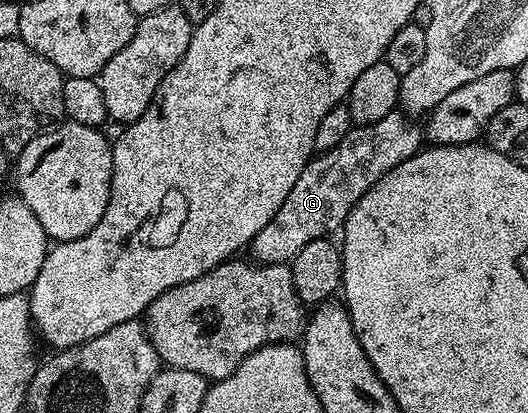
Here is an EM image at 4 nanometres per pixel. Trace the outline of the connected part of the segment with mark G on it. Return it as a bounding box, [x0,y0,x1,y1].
[249,109,425,263]

